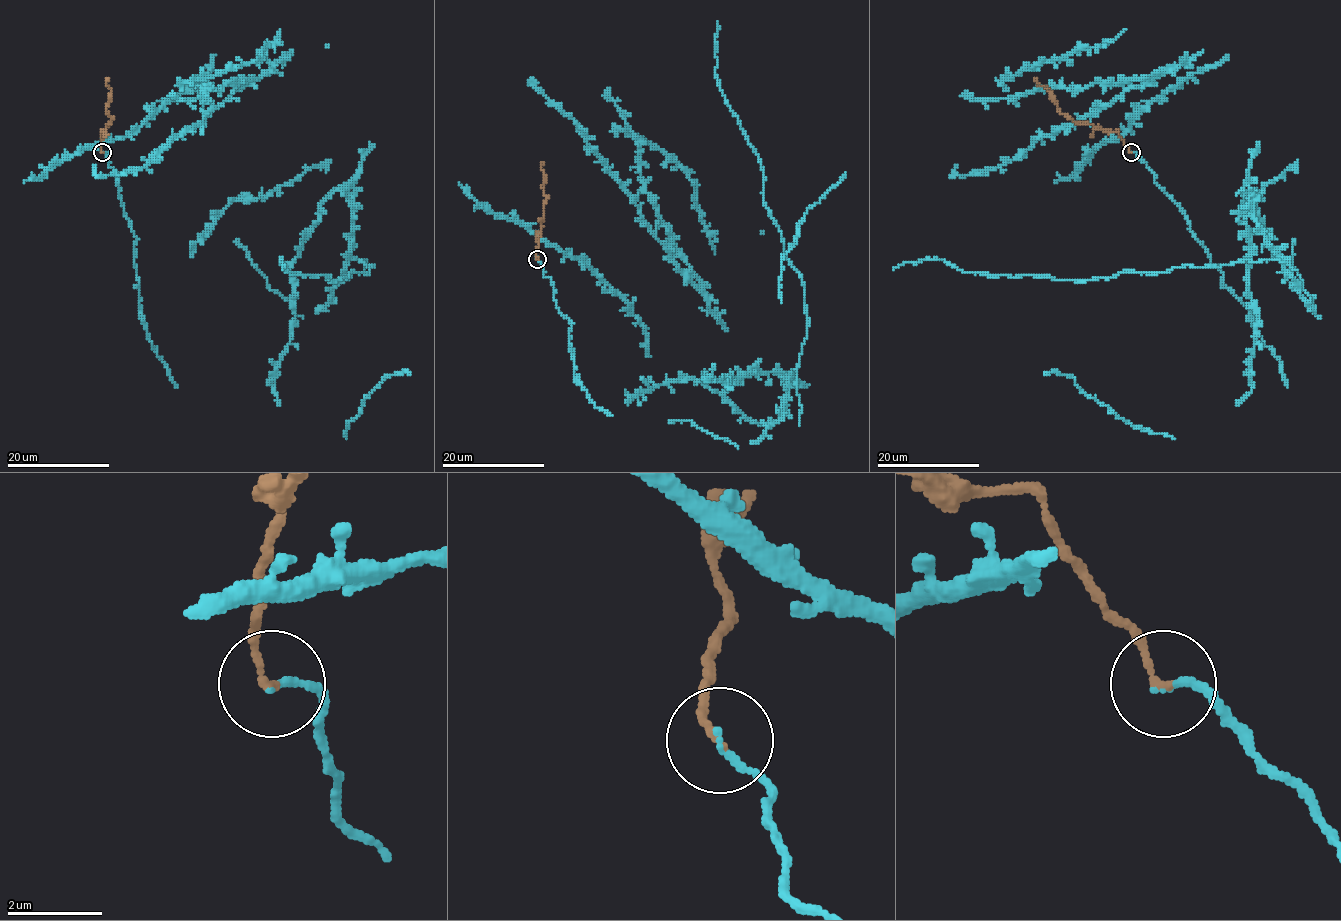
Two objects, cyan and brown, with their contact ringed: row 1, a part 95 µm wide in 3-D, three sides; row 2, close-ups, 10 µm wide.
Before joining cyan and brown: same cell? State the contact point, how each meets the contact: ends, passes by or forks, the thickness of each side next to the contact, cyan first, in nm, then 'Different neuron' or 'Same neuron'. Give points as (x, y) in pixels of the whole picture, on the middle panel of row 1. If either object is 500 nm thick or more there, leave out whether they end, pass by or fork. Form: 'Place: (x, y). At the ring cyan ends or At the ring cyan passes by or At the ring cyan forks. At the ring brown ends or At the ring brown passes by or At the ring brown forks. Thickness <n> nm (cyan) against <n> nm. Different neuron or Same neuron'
Place: (537, 259). At the ring cyan ends. At the ring brown ends. Thickness 150 nm (cyan) against 170 nm. Same neuron

